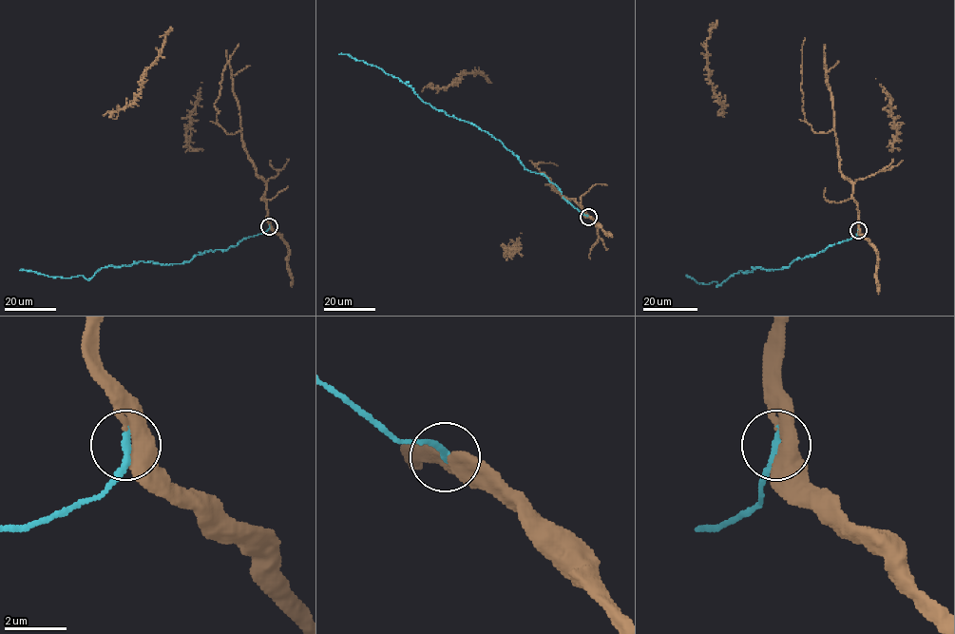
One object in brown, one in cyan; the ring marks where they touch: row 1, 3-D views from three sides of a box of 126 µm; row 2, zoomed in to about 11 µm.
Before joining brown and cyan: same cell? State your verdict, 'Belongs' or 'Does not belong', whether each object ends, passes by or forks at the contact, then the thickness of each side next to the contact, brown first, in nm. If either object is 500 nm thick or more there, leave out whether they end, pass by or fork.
Belongs. Thickness 550 nm (brown) against 240 nm

